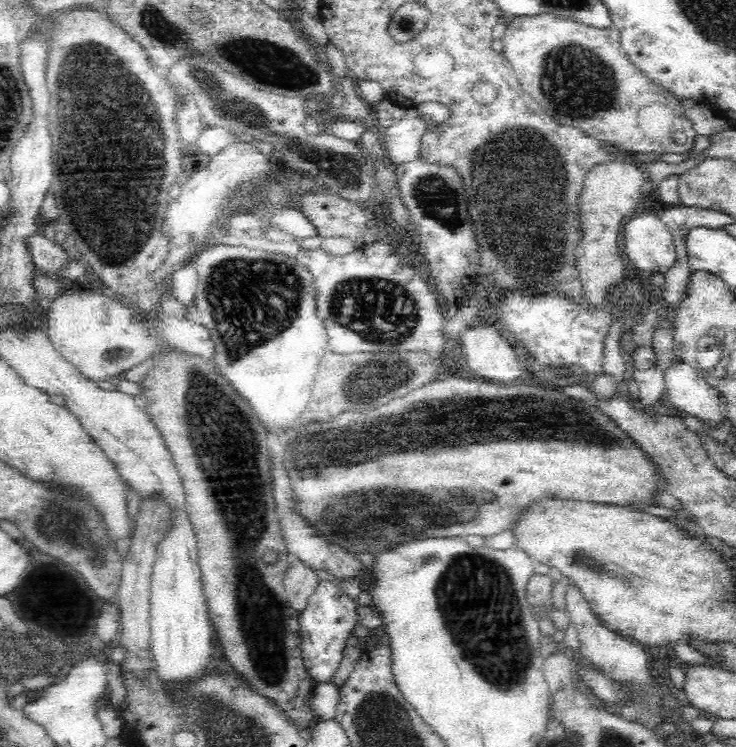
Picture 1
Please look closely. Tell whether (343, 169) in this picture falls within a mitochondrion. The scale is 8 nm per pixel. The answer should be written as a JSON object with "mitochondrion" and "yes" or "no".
{"mitochondrion":"yes"}

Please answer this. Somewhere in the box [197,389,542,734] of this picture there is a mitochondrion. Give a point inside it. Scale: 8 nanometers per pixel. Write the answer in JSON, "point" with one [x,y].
{"point":[475,594]}

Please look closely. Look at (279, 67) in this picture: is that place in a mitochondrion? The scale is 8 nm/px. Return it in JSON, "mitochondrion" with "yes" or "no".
{"mitochondrion":"yes"}

